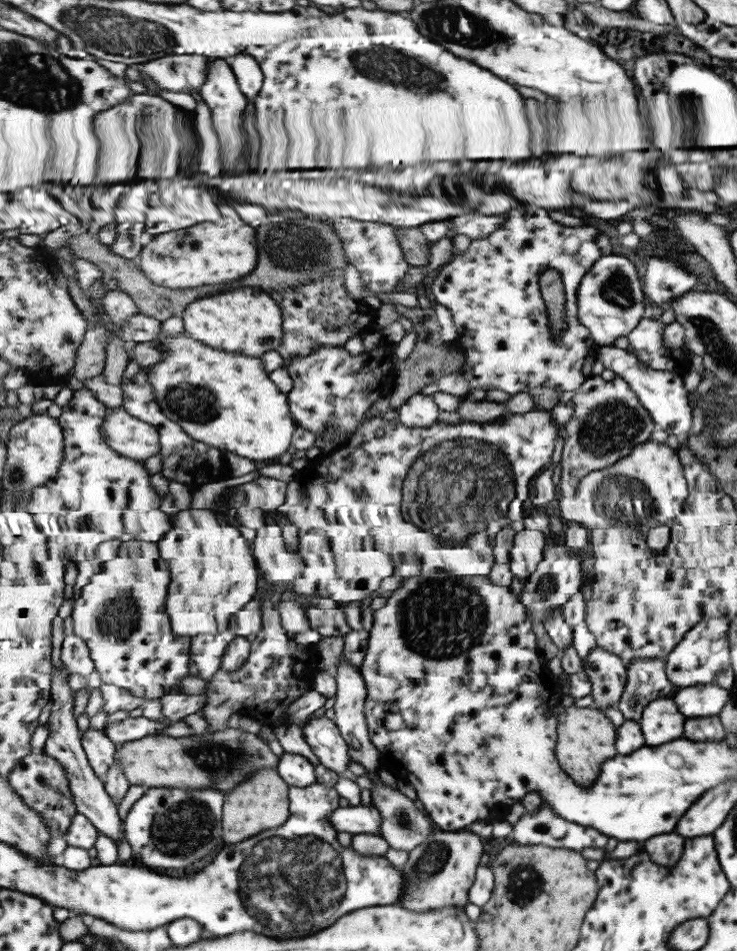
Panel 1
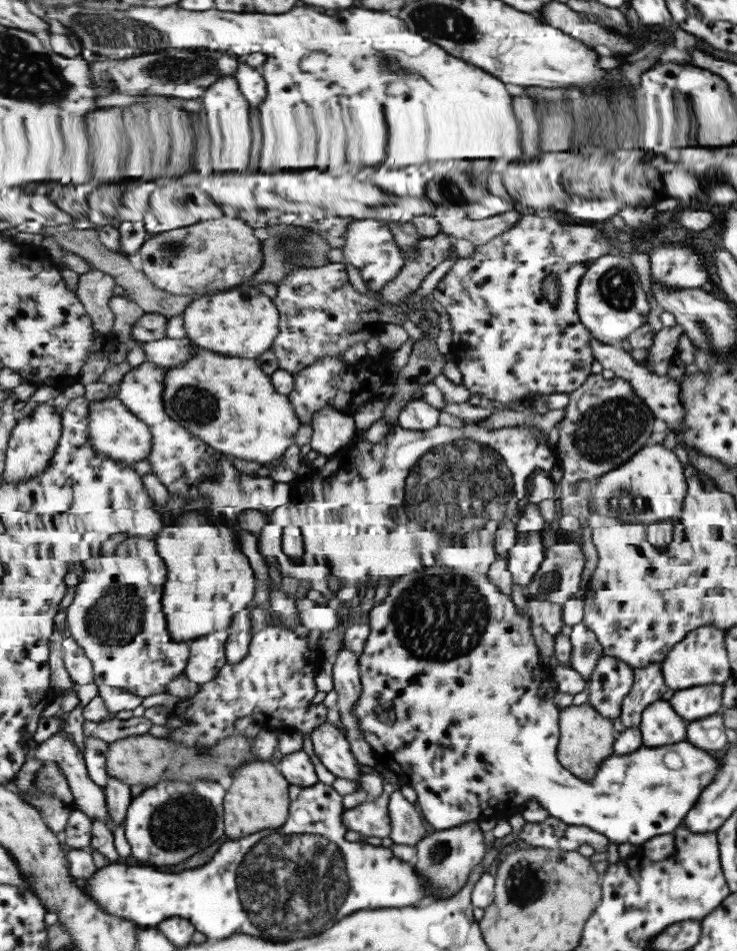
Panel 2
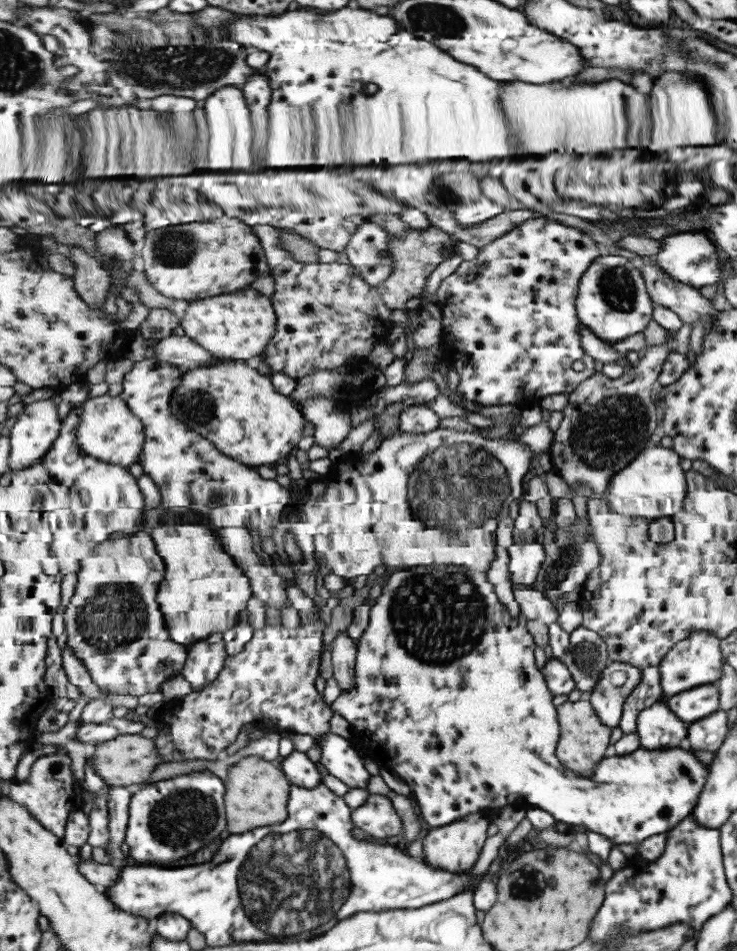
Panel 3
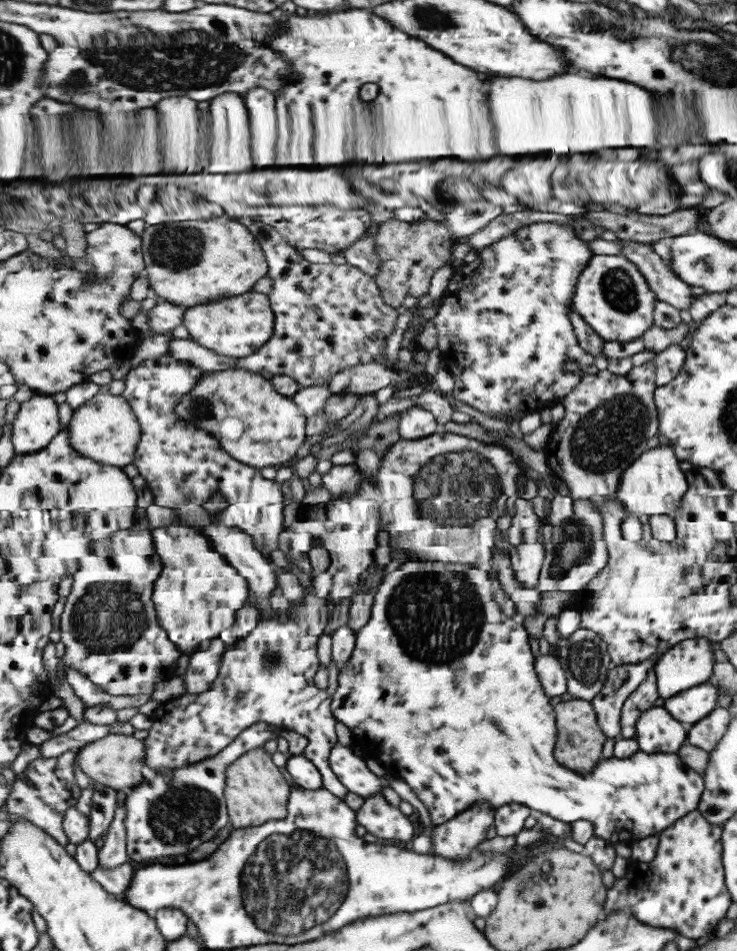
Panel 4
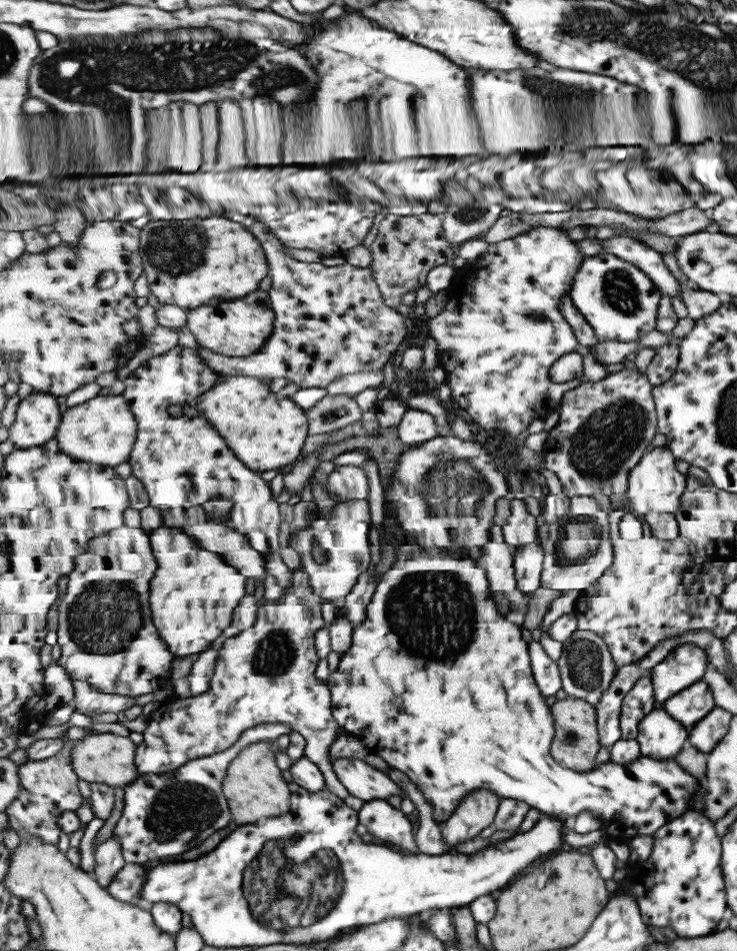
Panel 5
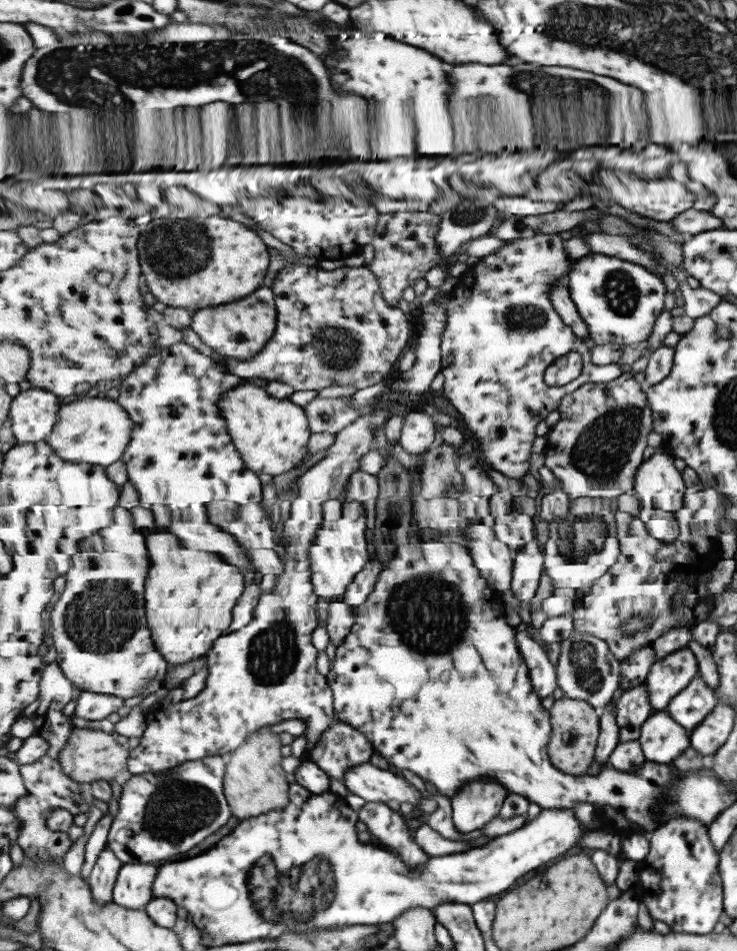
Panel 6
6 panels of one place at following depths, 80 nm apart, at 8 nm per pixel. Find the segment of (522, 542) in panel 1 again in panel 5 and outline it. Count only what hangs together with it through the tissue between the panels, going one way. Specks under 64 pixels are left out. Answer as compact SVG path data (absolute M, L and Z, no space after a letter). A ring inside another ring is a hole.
M537 540L514 549L514 567L518 589L524 594L535 592L542 586L545 551L542 543Z

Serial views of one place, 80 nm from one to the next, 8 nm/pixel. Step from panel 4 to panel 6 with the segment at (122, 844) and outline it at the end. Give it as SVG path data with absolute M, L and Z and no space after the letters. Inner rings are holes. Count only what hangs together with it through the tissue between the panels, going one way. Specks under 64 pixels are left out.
M107 846L95 863L89 883L96 902L114 902L114 888L124 862Z

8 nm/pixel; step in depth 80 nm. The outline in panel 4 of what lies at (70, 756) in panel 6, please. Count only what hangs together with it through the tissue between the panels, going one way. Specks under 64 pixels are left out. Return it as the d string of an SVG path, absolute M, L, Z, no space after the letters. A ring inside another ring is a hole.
M111 733L101 740L90 742L77 752L80 770L95 783L103 784L115 791L128 791L145 782L147 769L147 743L133 735Z

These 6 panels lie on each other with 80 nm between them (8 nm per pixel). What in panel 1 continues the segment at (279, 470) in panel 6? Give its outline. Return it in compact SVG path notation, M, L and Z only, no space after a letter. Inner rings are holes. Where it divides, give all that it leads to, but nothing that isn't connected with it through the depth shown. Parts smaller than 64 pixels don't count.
M186 330L176 337L158 336L164 352L164 360L151 366L150 381L156 388L156 398L165 414L177 420L182 427L199 442L203 442L214 452L229 451L248 458L259 465L259 460L279 458L291 448L291 438L295 430L295 419L286 395L265 370L261 358L249 355L215 350L203 342L195 340Z

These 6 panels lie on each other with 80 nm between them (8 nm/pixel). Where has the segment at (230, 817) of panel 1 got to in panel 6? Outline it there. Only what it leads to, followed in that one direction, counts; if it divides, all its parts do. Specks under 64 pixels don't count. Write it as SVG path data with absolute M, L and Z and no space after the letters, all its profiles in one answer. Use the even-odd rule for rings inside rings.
M264 727L256 733L251 733L239 749L230 753L229 763L226 764L224 793L233 814L241 821L284 809L289 804L290 784L281 762L283 745L280 734Z

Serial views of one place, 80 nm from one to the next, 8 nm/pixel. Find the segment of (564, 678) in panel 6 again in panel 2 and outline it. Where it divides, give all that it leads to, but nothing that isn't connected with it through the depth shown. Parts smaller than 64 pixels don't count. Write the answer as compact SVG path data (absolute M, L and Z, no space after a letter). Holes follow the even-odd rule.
M584 622L570 628L573 646L571 665L577 673L581 674L583 681L590 682L593 671L597 669L601 657L606 655L599 642L596 632L593 632Z

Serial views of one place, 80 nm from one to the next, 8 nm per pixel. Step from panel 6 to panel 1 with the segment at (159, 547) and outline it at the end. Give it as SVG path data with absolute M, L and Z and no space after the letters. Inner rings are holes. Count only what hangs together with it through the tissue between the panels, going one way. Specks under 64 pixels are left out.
M184 509L176 513L171 523L173 528L158 542L160 555L169 563L172 581L169 585L168 613L172 619L172 629L179 637L188 640L208 632L218 635L225 632L235 614L256 599L259 586L259 565L253 547L236 523L231 523L219 512L207 509Z

